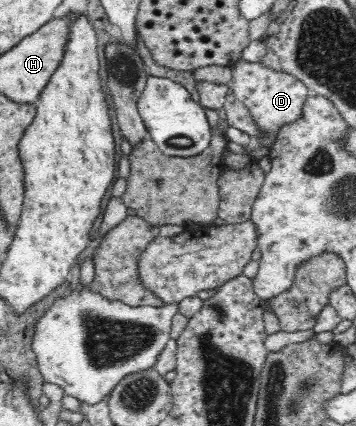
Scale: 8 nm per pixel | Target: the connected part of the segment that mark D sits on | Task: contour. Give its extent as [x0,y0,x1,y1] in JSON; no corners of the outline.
[229,60,311,149]

